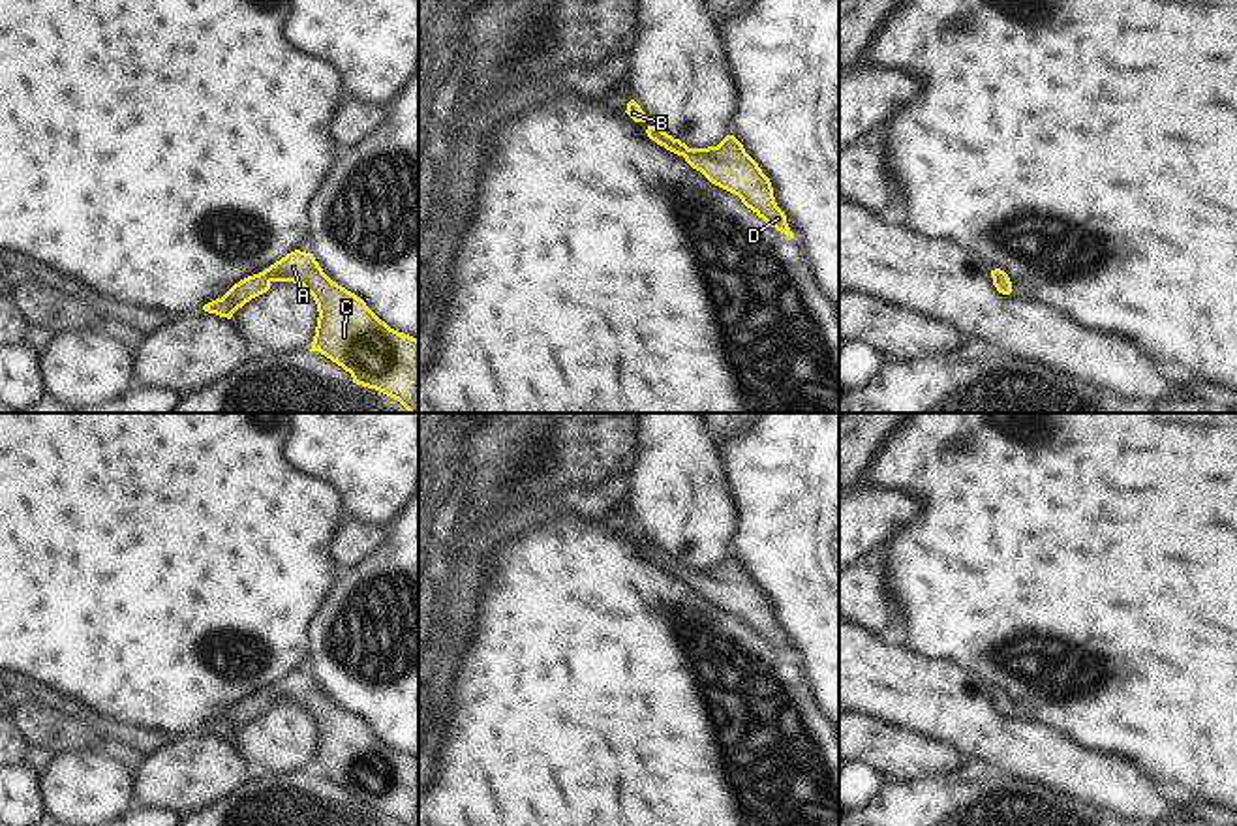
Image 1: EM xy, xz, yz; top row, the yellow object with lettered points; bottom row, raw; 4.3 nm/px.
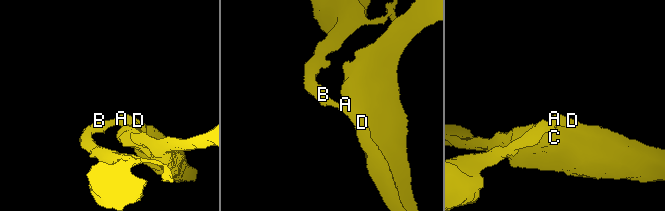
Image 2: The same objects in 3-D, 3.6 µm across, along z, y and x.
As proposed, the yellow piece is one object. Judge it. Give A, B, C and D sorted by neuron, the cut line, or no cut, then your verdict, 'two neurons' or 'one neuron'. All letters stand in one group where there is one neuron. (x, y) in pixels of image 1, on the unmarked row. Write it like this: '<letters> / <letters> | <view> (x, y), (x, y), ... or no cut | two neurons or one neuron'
A B C D | no cut | one neuron

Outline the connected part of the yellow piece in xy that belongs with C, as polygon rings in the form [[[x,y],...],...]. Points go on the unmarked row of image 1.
[[[287,674],[263,693],[240,700],[203,730],[231,740],[274,702],[293,702],[313,717],[319,738],[312,772],[349,792],[353,803],[375,809],[402,826],[419,826],[419,760],[390,749],[362,719],[332,702],[313,674]]]

